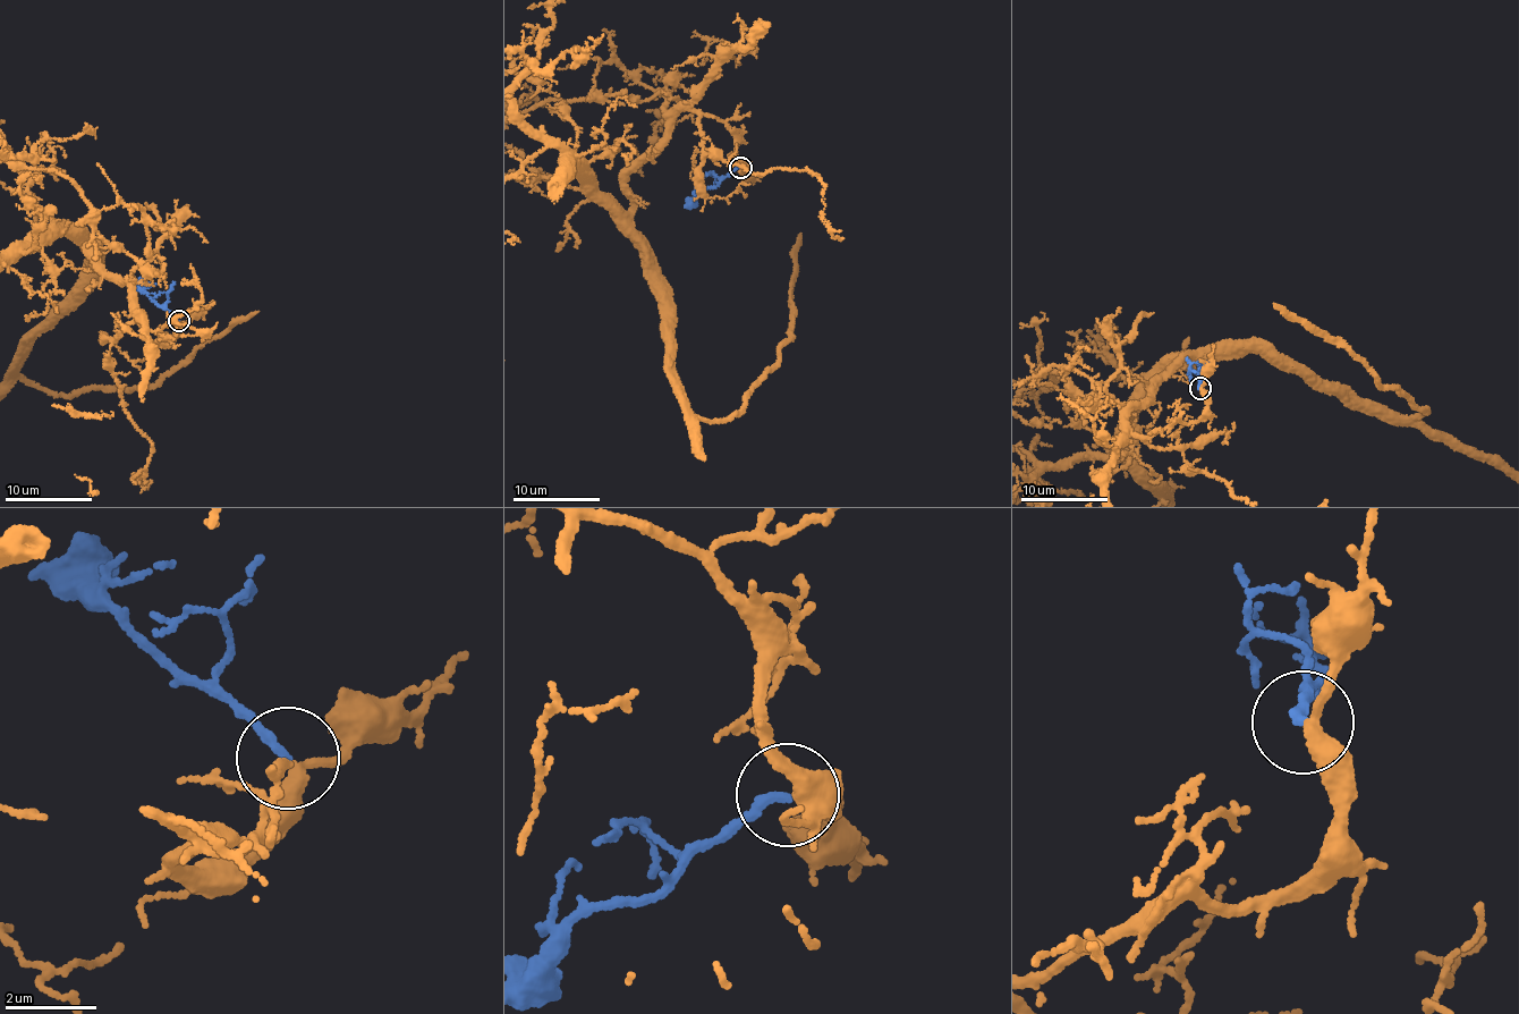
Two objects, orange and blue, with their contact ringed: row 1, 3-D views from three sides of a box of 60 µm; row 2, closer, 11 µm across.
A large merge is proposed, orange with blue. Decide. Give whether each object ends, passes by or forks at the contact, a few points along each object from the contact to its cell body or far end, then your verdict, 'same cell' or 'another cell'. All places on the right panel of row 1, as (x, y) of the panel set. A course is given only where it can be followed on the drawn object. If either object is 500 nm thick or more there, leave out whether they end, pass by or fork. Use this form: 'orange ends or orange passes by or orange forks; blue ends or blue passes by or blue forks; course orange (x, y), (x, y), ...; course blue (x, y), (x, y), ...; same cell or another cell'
orange passes by; blue ends; course orange (1201, 388), (1126, 414), (1186, 355), (1129, 425), (1161, 489), (1227, 361); course blue (1201, 388), (1205, 365), (1211, 361); same cell

